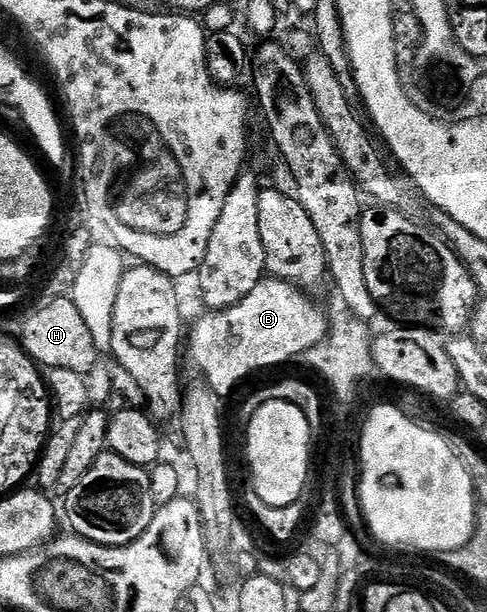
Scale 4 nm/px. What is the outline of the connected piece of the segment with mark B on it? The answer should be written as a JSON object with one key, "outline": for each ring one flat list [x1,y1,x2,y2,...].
{"outline":[[262,279,239,305,226,311,209,311,187,335,187,359,201,370,200,378,219,397,241,383,252,371,277,367,296,355,304,356,325,341,330,322,326,312,312,303,310,296,282,279]]}

